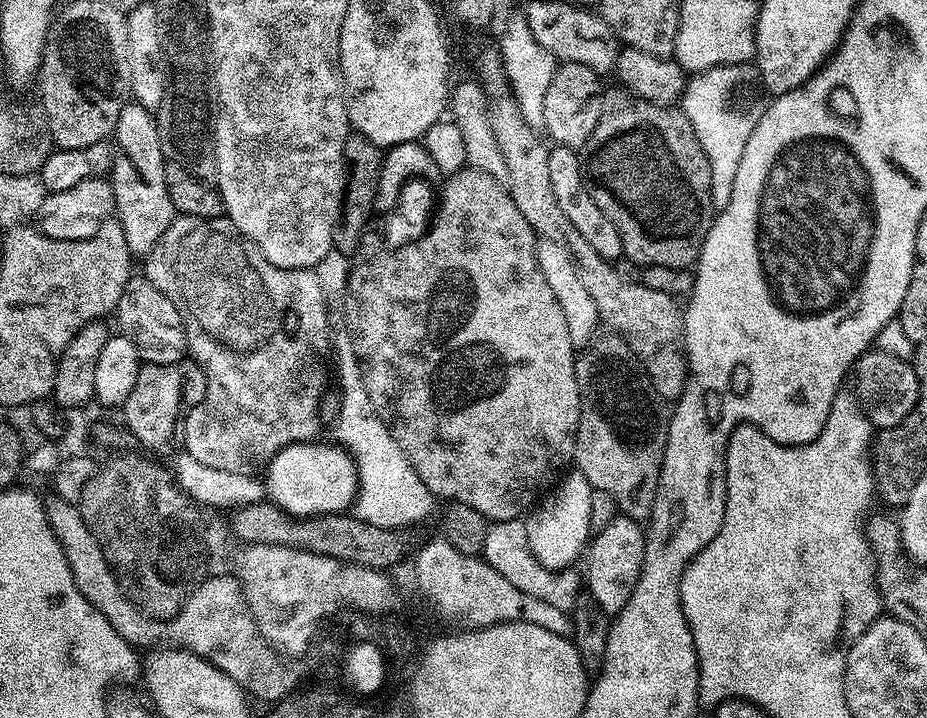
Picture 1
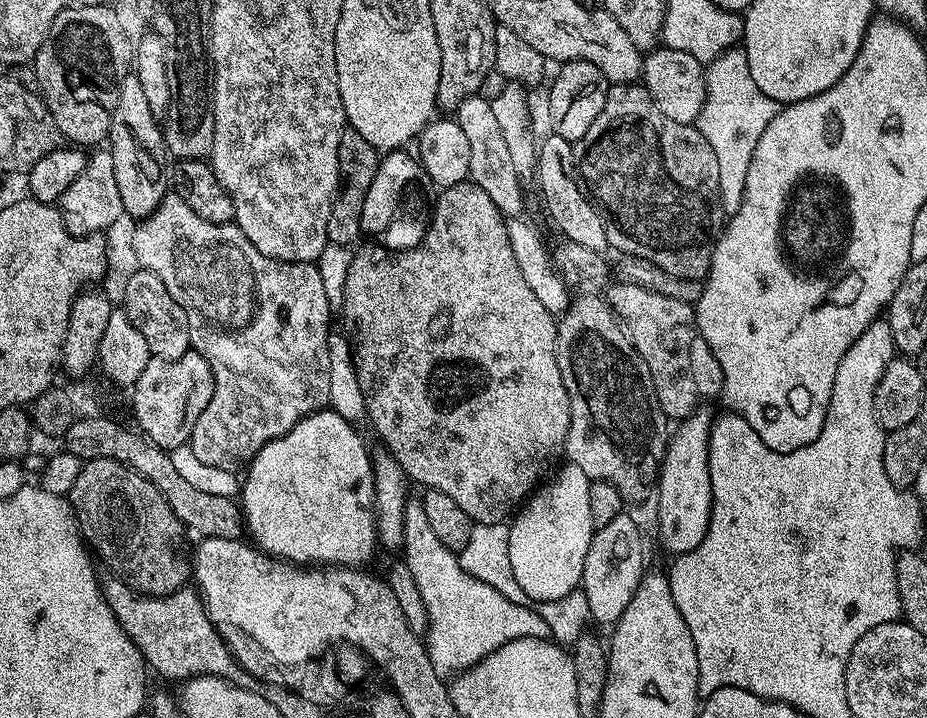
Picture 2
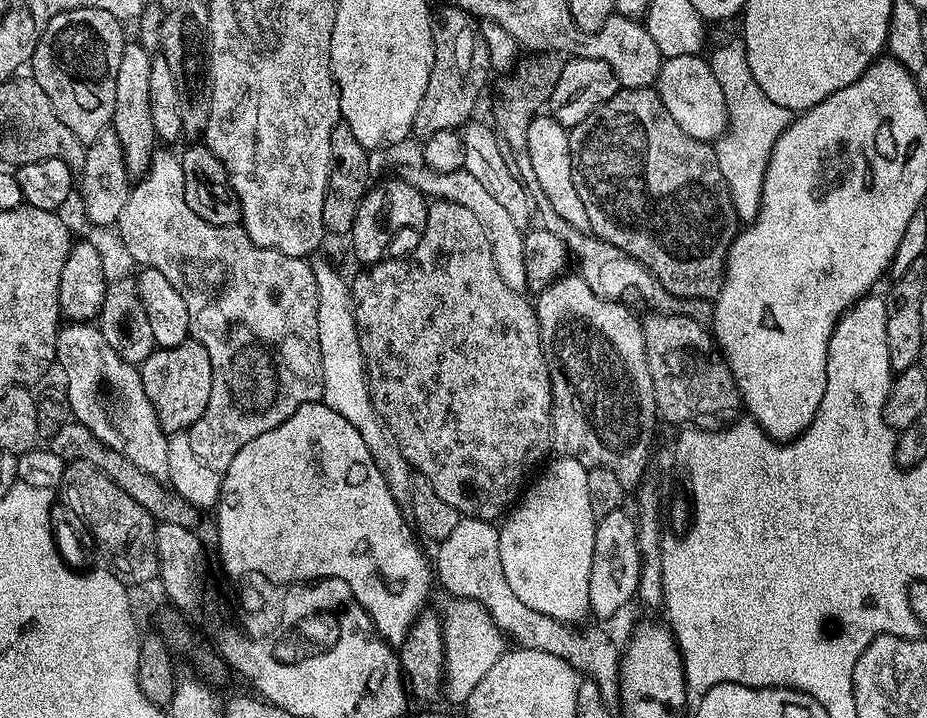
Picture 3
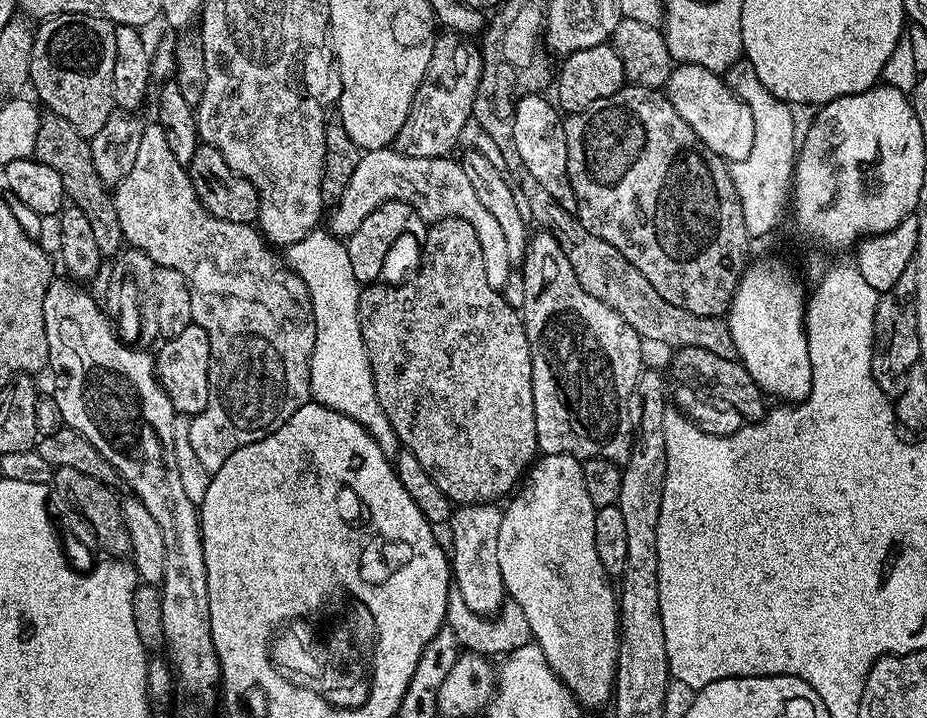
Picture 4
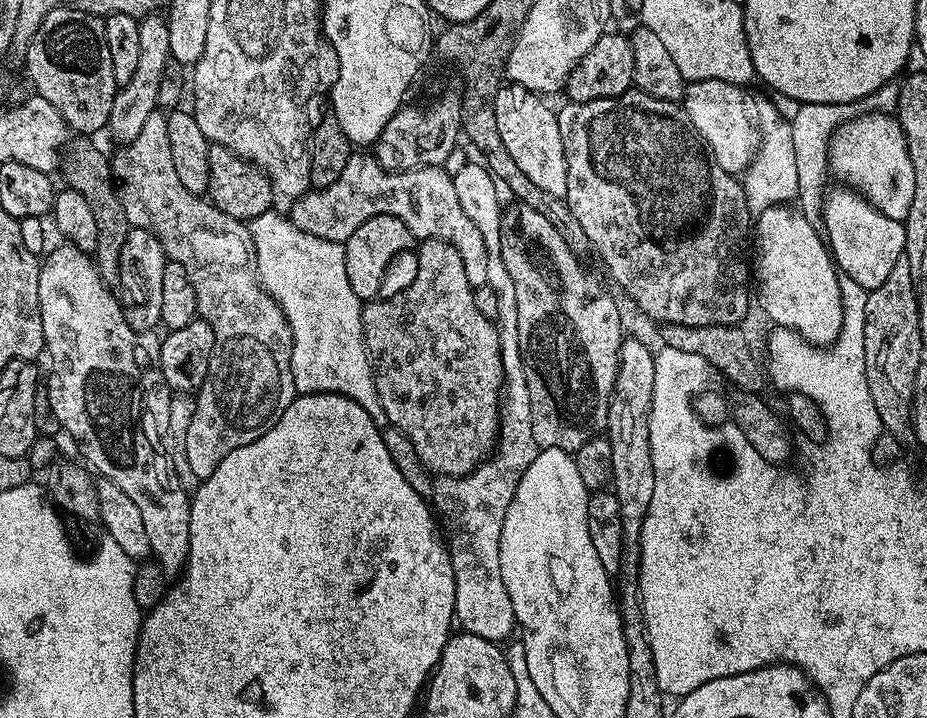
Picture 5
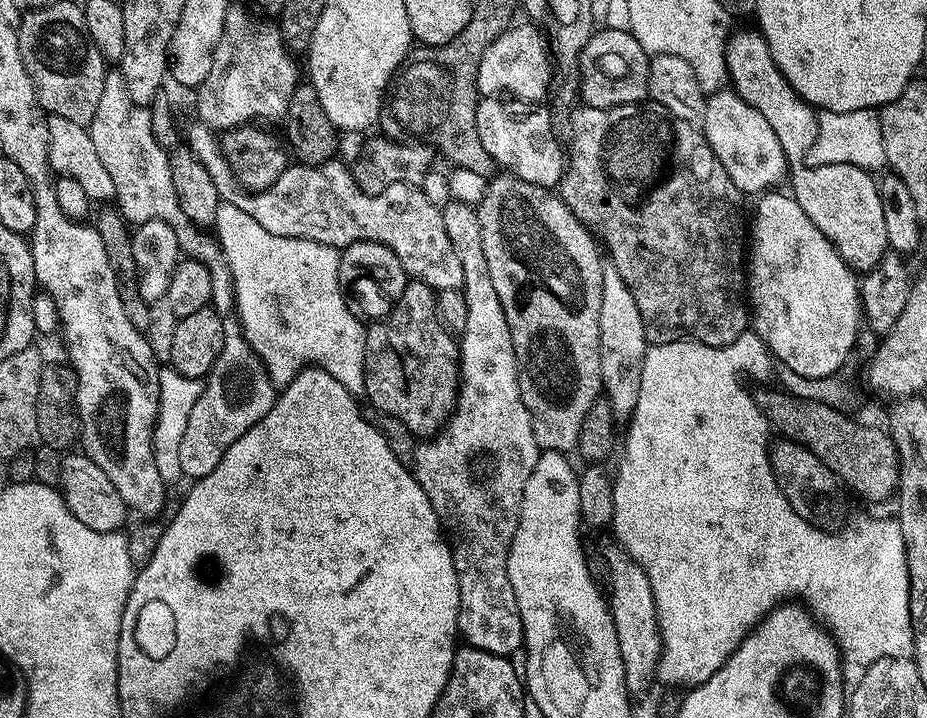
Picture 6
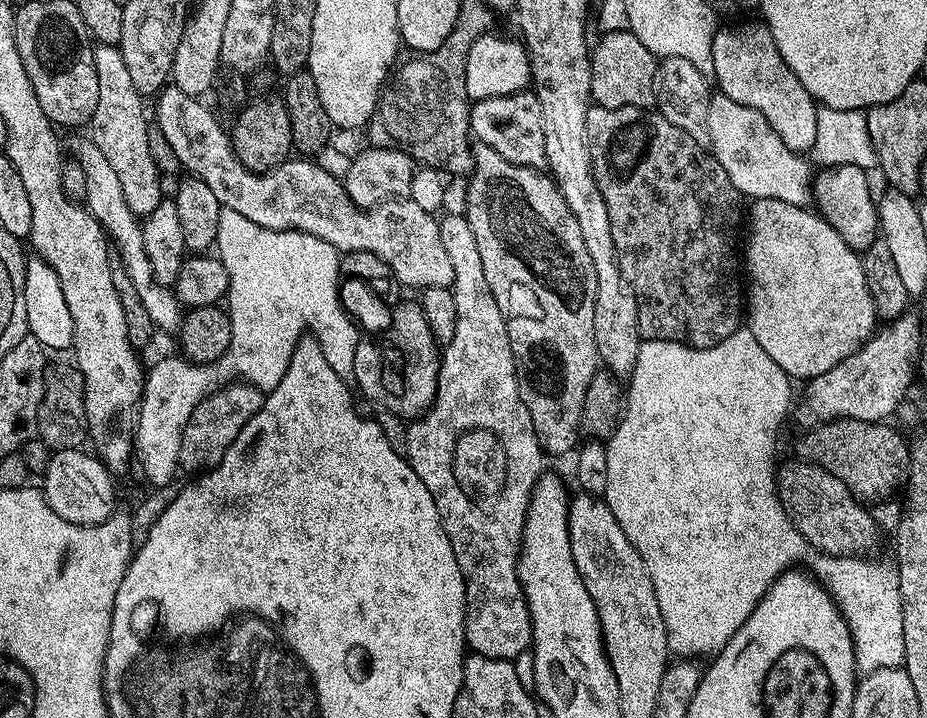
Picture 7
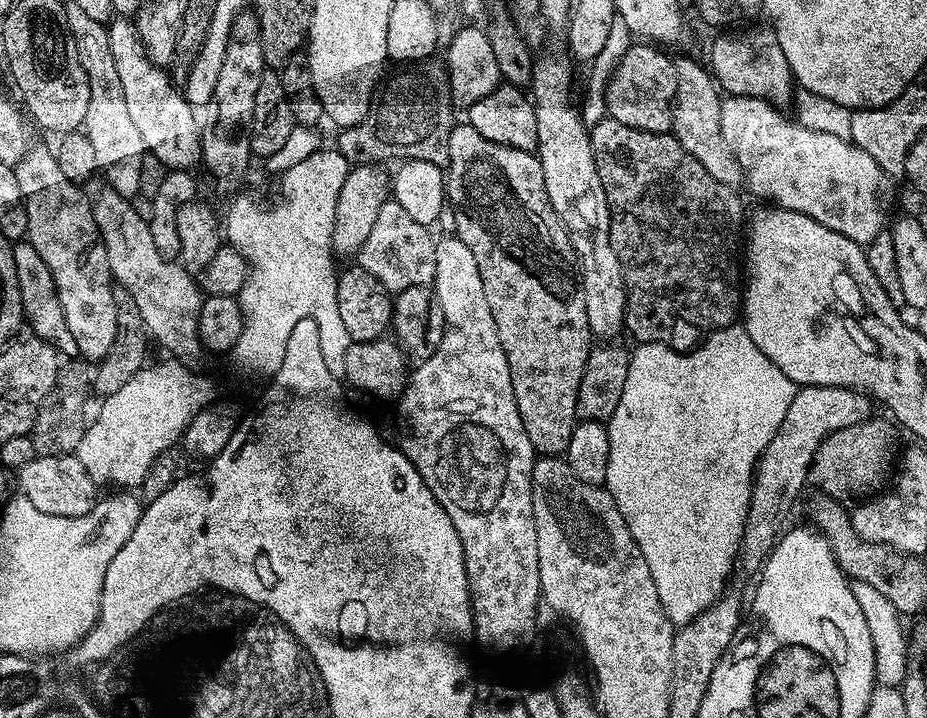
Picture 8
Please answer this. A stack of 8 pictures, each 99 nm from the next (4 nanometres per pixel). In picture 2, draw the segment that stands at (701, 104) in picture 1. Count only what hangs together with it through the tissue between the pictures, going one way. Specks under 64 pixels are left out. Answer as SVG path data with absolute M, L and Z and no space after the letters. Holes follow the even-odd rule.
M743 47L728 48L714 58L704 69L706 102L700 111L698 127L702 138L710 142L714 158L718 158L718 190L720 200L726 206L738 209L746 194L746 174L750 171L750 158L754 158L754 146L762 138L766 126L776 117L776 101L766 98L758 82L750 75L750 62L746 62Z

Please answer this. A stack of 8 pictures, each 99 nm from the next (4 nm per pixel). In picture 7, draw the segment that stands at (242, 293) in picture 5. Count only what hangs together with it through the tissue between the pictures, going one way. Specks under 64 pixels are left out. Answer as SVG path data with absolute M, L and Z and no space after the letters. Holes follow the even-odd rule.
M99 44L93 47L94 74L98 74L98 106L94 106L94 114L90 121L91 140L102 150L106 162L110 162L111 168L118 173L118 182L122 185L122 198L126 198L126 206L136 216L146 217L160 205L162 193L160 193L160 180L162 173L156 168L154 158L151 157L149 143L147 142L147 130L150 127L150 116L144 113L145 97L134 86L130 79L130 70L126 70L126 62L122 59L119 47L114 44ZM233 382L205 398L196 407L194 414L190 414L186 430L182 430L180 468L192 472L191 474L200 474L222 462L234 438L242 434L242 426L246 426L246 422L250 422L250 418L254 418L254 414L258 414L258 410L264 405L264 397L265 393L253 384Z

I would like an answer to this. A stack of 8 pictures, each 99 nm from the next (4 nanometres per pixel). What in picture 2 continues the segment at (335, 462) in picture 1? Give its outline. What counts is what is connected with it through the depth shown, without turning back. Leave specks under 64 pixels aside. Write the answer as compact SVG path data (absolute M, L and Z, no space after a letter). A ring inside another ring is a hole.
M321 410L311 412L309 416L303 416L292 429L262 446L258 454L247 465L242 476L242 483L238 493L238 503L244 513L244 526L251 543L259 548L261 552L268 553L269 556L277 557L287 563L297 566L347 566L350 568L363 569L372 560L372 555L376 552L376 517L378 509L376 506L376 474L374 471L374 460L368 457L368 448L364 445L364 440L359 436L357 429L342 414L331 410Z

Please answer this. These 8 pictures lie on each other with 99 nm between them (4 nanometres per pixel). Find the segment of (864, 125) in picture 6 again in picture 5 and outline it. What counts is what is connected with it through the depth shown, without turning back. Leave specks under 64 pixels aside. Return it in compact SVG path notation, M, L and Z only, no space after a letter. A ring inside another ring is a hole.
M892 81L884 83L873 94L854 103L806 103L801 104L798 115L791 120L791 133L794 143L794 159L797 161L798 190L796 206L806 222L810 225L817 225L817 222L824 218L824 178L828 176L828 148L831 136L846 121L866 113L895 113L898 102L901 100L901 83Z

